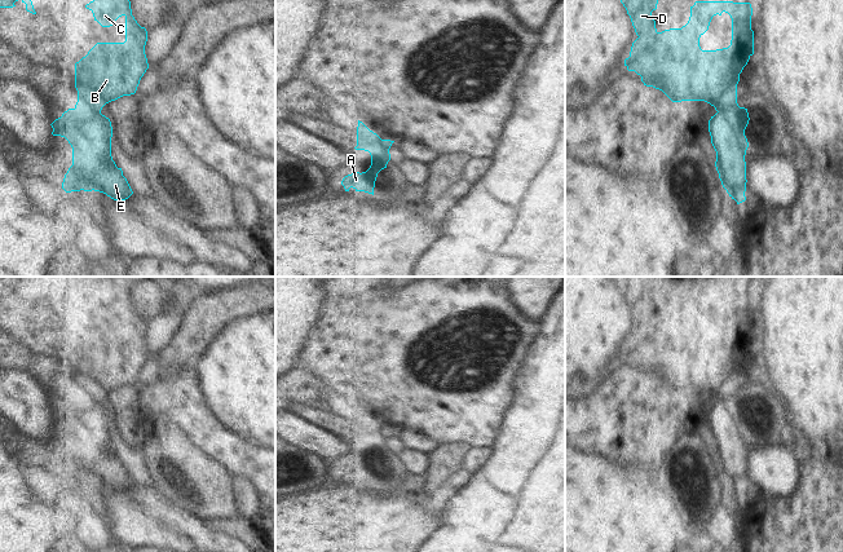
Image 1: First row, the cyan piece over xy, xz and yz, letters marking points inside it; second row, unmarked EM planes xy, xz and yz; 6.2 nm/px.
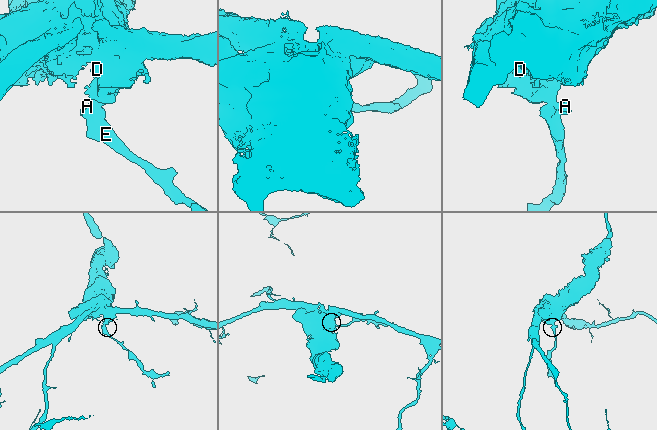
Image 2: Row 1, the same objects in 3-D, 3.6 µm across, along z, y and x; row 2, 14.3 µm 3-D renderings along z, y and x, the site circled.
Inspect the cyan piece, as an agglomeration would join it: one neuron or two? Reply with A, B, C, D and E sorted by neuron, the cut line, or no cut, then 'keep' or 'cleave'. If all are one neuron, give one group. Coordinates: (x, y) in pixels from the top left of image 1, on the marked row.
A E / B C D | xy (78, 101), (100, 113) | cleave

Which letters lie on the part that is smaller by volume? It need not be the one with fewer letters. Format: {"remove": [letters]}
{"remove": ["A", "E"]}

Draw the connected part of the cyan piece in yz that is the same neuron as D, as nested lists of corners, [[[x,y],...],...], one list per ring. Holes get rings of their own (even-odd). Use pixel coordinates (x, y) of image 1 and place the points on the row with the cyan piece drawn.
[[[621,0],[639,36],[624,59],[628,71],[641,76],[646,87],[662,90],[672,102],[705,101],[716,111],[737,107],[737,84],[740,74],[754,54],[754,31],[751,30],[752,8],[750,3],[696,1],[690,17],[681,28],[658,32],[652,12],[658,0]],[[725,12],[732,18],[732,40],[728,48],[702,50],[699,37],[709,30],[714,16]]]

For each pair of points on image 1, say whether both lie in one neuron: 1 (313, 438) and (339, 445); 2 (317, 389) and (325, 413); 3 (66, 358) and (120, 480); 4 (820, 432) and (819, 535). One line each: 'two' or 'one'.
1: one
2: two
3: one
4: two

